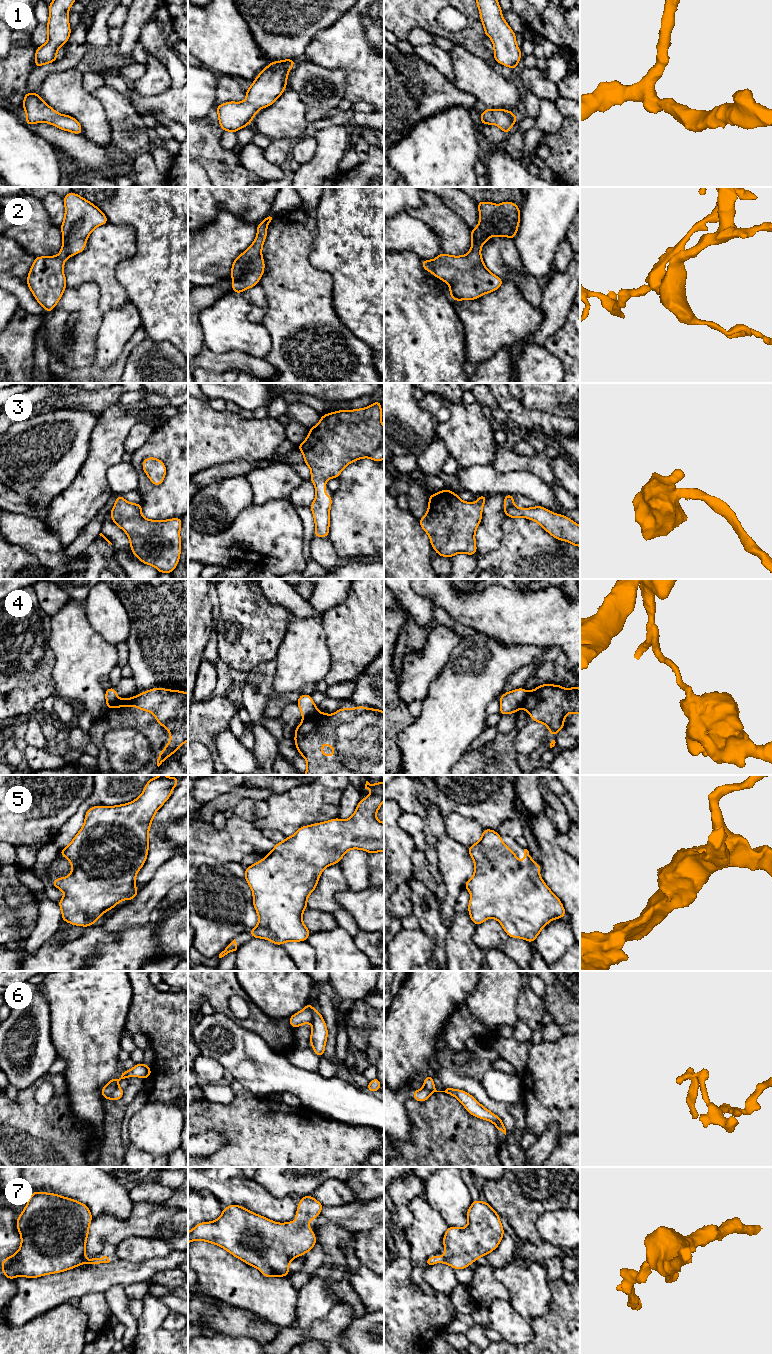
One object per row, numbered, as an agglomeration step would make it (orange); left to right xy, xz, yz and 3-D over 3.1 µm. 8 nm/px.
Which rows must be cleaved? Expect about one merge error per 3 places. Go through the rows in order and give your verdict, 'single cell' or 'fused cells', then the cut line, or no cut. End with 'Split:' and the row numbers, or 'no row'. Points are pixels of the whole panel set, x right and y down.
1: single cell; cut none
2: single cell; cut none
3: single cell; cut none
4: fused cells; cut xz (318, 711), (303, 718)
5: single cell; cut none
6: fused cells; cut xz (305, 1007), (312, 1014), (312, 1022)
7: single cell; cut none
Split: 4, 6

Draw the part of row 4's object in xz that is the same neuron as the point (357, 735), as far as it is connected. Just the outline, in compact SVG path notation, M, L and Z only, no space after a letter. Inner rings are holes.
M364 706L338 709L333 715L318 712L303 718L295 728L295 745L307 761L304 775L384 775L384 712L379 709L368 709ZM322 741L332 747L336 755L322 754Z

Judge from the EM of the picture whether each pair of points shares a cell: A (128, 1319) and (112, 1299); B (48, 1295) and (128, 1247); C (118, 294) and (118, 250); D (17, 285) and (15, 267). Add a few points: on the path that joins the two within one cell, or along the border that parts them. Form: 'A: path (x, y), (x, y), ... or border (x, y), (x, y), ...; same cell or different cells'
A: path (123, 1314), (117, 1304); same cell
B: border (144, 1259), (138, 1261), (120, 1260); different cells
C: path (109, 283), (109, 261); same cell
D: border (10, 273), (25, 283); different cells

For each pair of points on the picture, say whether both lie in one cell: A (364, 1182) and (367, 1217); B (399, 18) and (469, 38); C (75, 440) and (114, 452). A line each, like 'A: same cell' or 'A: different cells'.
A: different cells
B: same cell
C: different cells

